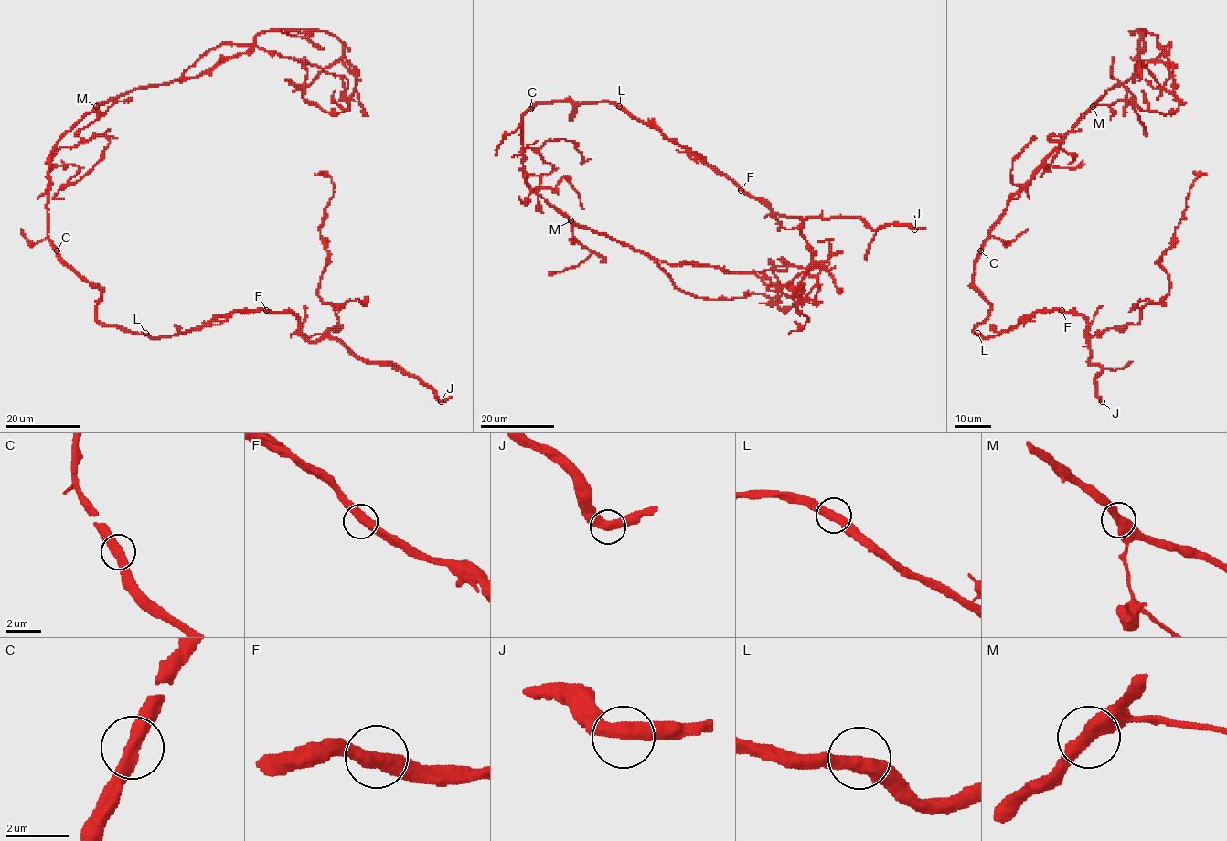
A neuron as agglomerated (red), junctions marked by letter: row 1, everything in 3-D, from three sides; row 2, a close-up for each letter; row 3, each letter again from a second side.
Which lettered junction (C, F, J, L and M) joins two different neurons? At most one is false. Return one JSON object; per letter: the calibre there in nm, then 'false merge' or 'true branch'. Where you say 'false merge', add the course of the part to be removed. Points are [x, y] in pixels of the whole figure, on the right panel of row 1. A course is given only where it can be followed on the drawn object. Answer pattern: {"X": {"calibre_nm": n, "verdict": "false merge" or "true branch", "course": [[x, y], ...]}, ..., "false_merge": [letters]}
{"C": {"calibre_nm": 440, "verdict": "true branch"}, "F": {"calibre_nm": 460, "verdict": "true branch"}, "J": {"calibre_nm": 440, "verdict": "true branch"}, "L": {"calibre_nm": 440, "verdict": "true branch"}, "M": {"calibre_nm": 480, "verdict": "true branch"}, "false_merge": []}

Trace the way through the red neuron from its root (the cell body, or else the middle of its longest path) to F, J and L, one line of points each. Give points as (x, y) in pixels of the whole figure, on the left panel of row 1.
F: (48, 229), (57, 254), (100, 290), (96, 318), (108, 325), (163, 338), (200, 329), (238, 310), (266, 310)
J: (48, 229), (100, 290), (101, 323), (163, 338), (238, 310), (290, 312), (308, 340), (394, 364), (441, 401)
L: (48, 229), (48, 238), (57, 254), (100, 290), (101, 302), (96, 306), (96, 318), (108, 325), (145, 333)

